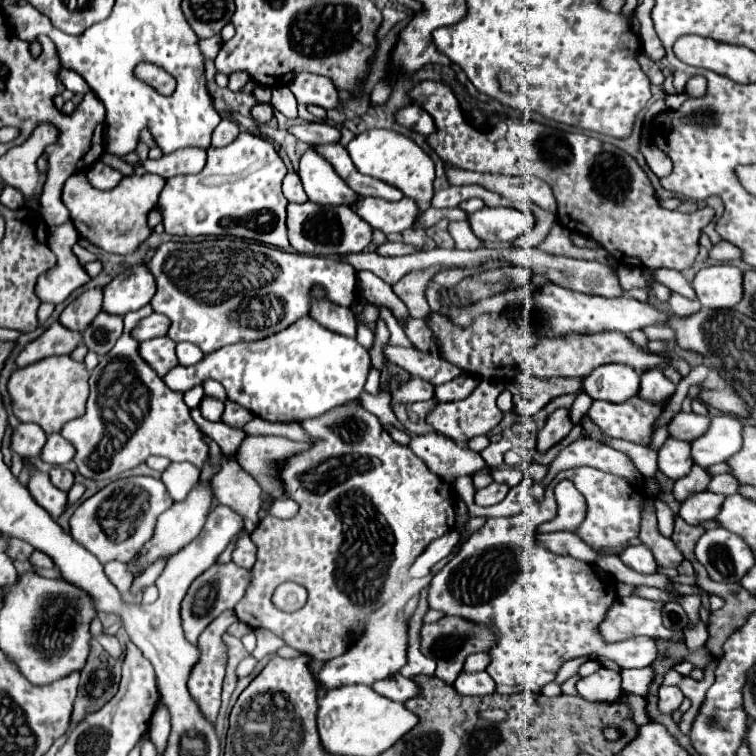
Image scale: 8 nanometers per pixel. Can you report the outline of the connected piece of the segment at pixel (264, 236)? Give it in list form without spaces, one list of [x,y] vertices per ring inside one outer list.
[[[249,131],[225,147],[207,149],[207,165],[197,175],[175,175],[167,179],[157,207],[163,215],[165,233],[169,235],[217,235],[241,237],[289,249],[287,237],[287,205],[281,193],[281,181],[287,167],[275,147]]]

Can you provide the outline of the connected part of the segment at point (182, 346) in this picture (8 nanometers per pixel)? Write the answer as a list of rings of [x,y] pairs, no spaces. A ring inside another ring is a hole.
[[[179,343],[177,345],[177,357],[181,365],[195,365],[201,361],[203,351],[193,343]]]

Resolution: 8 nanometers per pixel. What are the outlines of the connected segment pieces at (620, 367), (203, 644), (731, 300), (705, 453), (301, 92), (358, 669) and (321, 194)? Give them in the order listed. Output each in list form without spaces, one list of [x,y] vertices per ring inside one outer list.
[[[623,363],[601,365],[583,379],[581,389],[591,399],[621,403],[639,393],[639,375],[633,371],[633,367]]]
[[[225,611],[221,613],[213,623],[209,623],[209,627],[203,631],[203,635],[199,637],[199,647],[201,647],[201,659],[193,665],[191,673],[189,673],[189,693],[191,693],[191,699],[199,705],[203,717],[209,721],[209,723],[215,723],[217,721],[217,715],[219,715],[219,709],[221,709],[221,683],[223,683],[223,677],[225,677],[225,645],[223,645],[223,639],[221,635],[227,631],[227,627],[235,621],[235,613],[233,611]]]
[[[721,263],[703,267],[693,279],[693,289],[701,305],[707,309],[735,307],[743,295],[741,281],[743,271],[739,267]]]
[[[731,415],[711,417],[709,431],[701,439],[691,441],[691,459],[699,467],[723,463],[741,449],[741,427],[743,423]]]
[[[301,73],[291,83],[289,89],[293,91],[297,103],[301,105],[317,105],[323,109],[339,109],[341,97],[333,81],[329,77],[321,77],[315,73]]]
[[[401,613],[387,615],[385,619],[369,625],[363,637],[357,639],[345,651],[345,655],[325,663],[325,667],[317,675],[319,687],[321,691],[331,691],[331,689],[353,685],[353,683],[373,685],[375,681],[397,673],[405,665],[405,653],[407,653],[407,621],[401,619]]]
[[[307,149],[307,153],[301,157],[297,173],[311,203],[351,207],[357,201],[357,193],[353,193],[349,185],[343,183],[343,179],[333,171],[333,167],[313,149]]]

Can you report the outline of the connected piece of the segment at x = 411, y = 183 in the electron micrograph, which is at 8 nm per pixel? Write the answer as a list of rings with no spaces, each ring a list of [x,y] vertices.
[[[369,129],[361,135],[355,135],[351,143],[347,145],[347,151],[351,155],[351,161],[355,163],[357,171],[363,175],[375,177],[379,181],[385,181],[399,191],[403,191],[405,197],[413,199],[419,207],[418,216],[431,207],[431,197],[433,197],[433,179],[435,179],[435,167],[431,157],[417,147],[417,143],[401,133],[389,131],[389,129]]]

